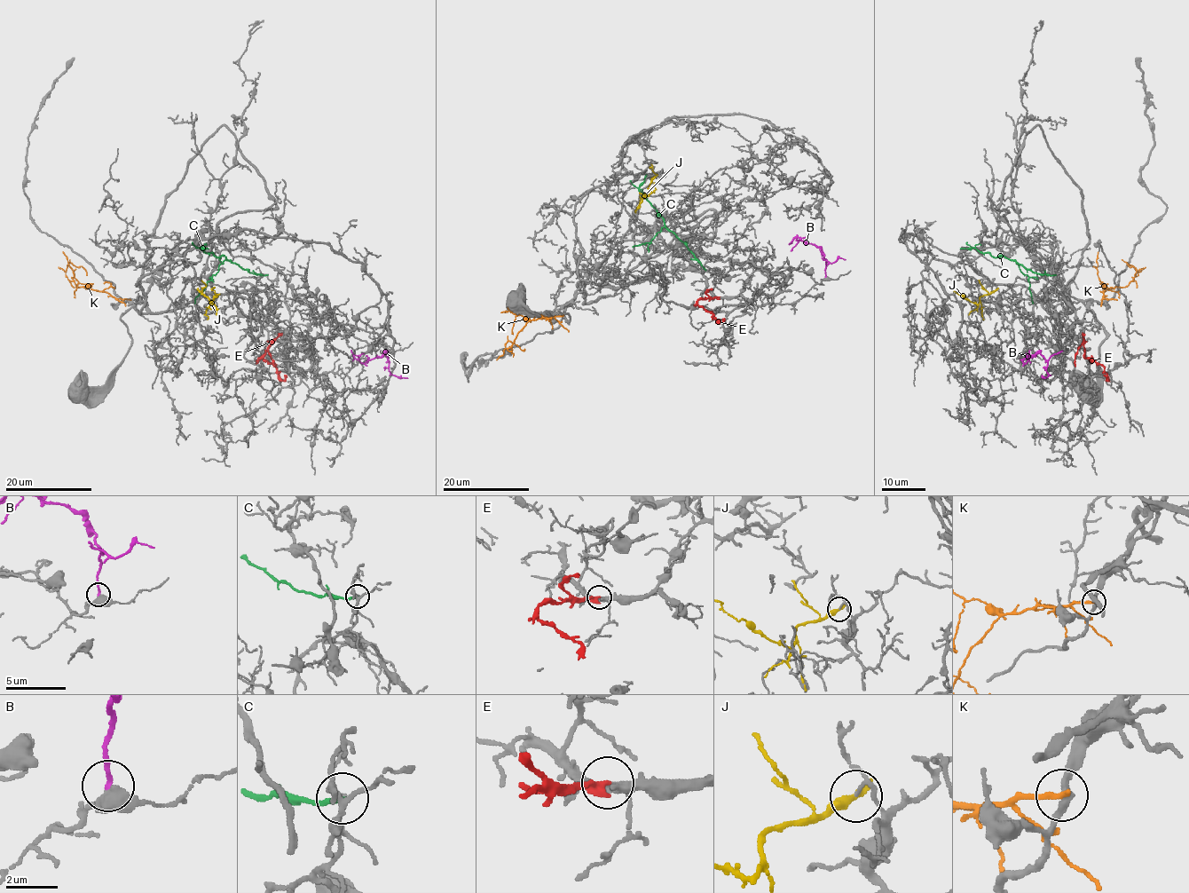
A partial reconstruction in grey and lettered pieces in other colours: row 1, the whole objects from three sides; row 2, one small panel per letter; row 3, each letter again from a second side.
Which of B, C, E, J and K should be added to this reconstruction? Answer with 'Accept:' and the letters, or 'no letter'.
Accept: B

